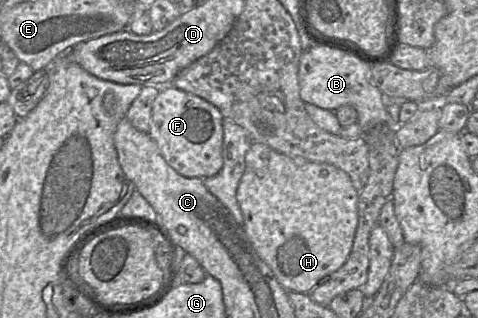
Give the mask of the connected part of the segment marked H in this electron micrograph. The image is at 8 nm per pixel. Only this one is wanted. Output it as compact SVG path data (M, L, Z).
M252 143L245 156L245 171L236 198L241 208L243 229L253 249L287 290L310 293L347 260L358 224L358 196L349 175L327 163L296 161L262 143Z

